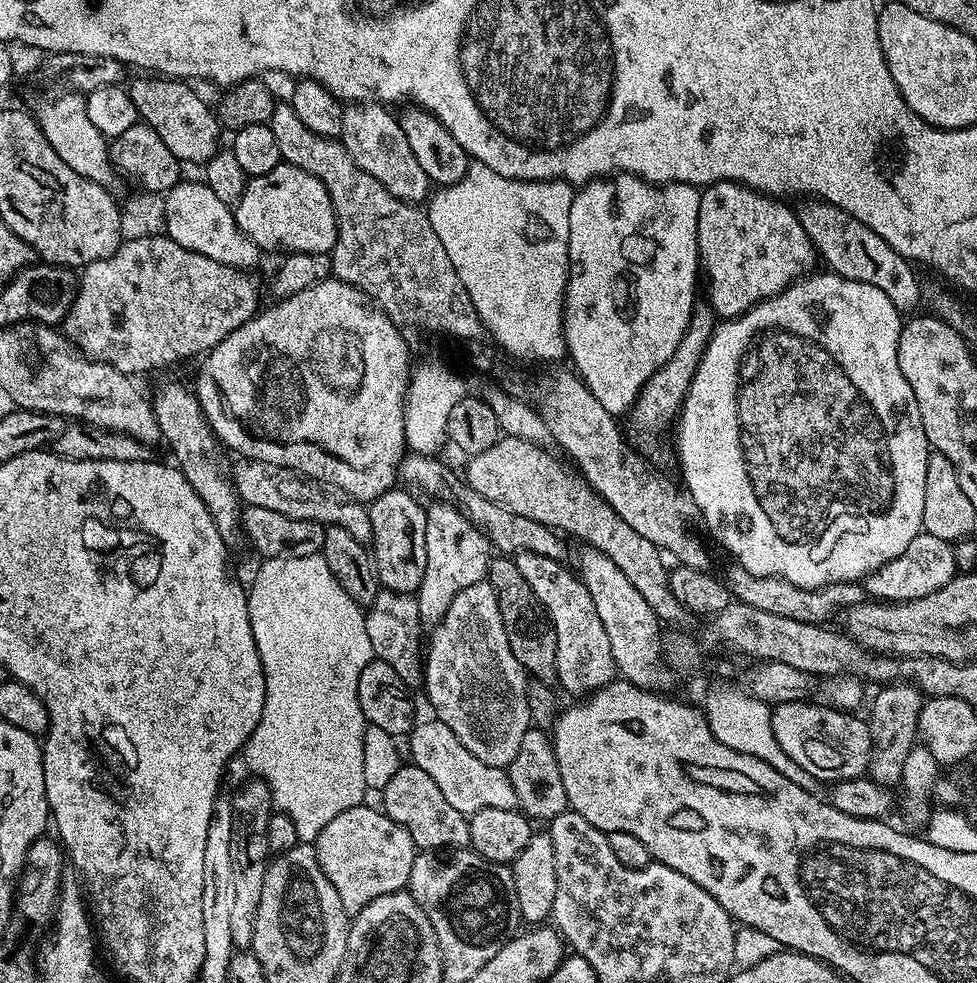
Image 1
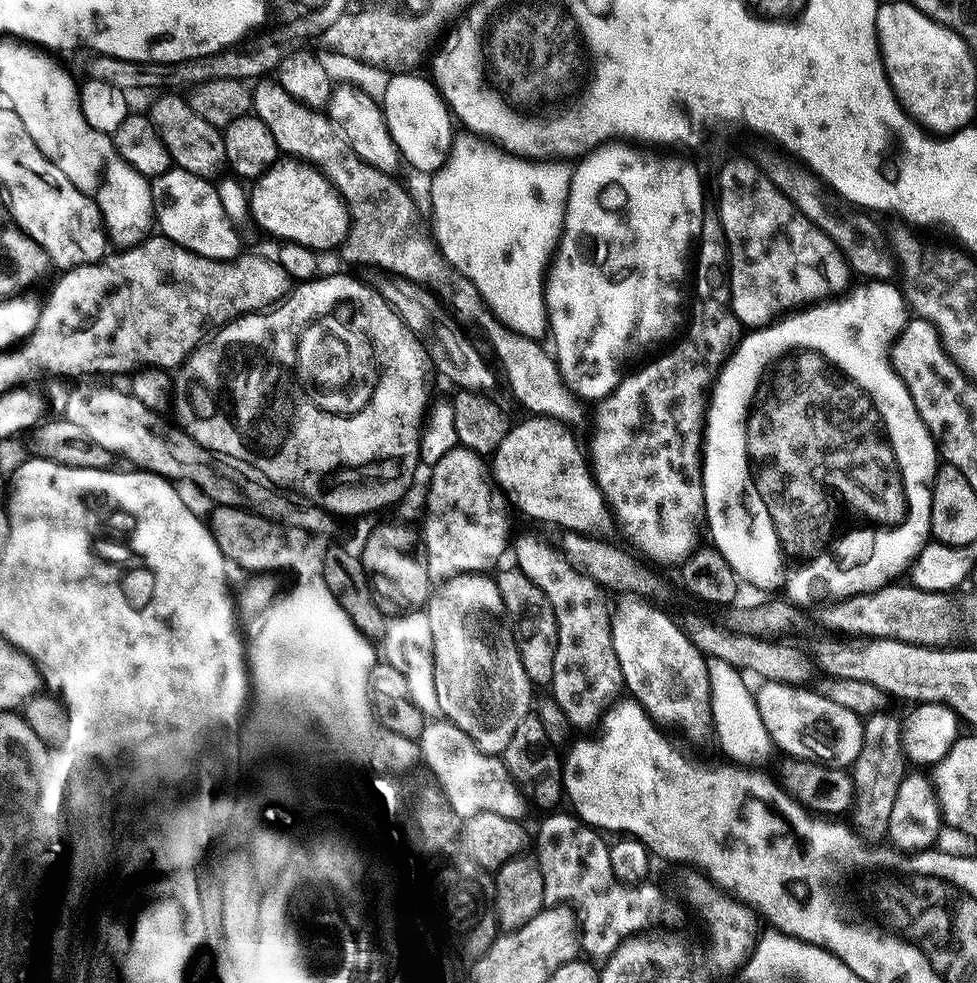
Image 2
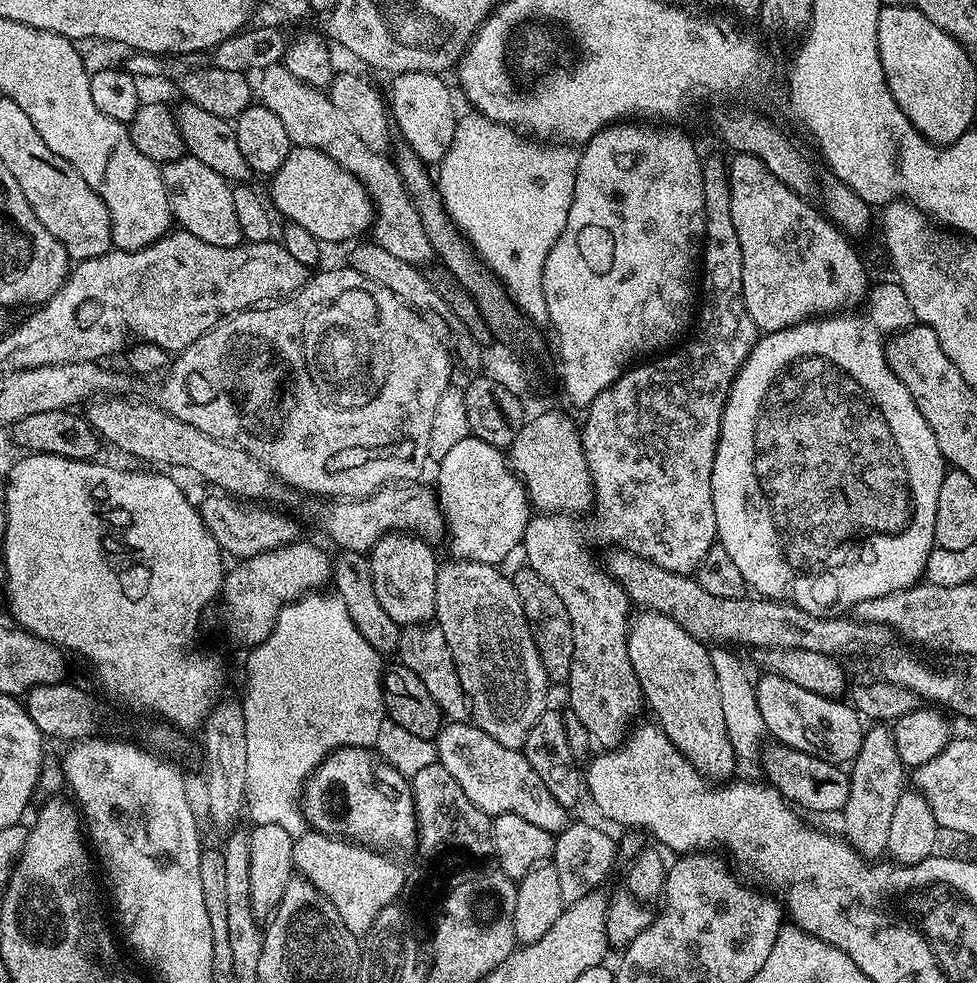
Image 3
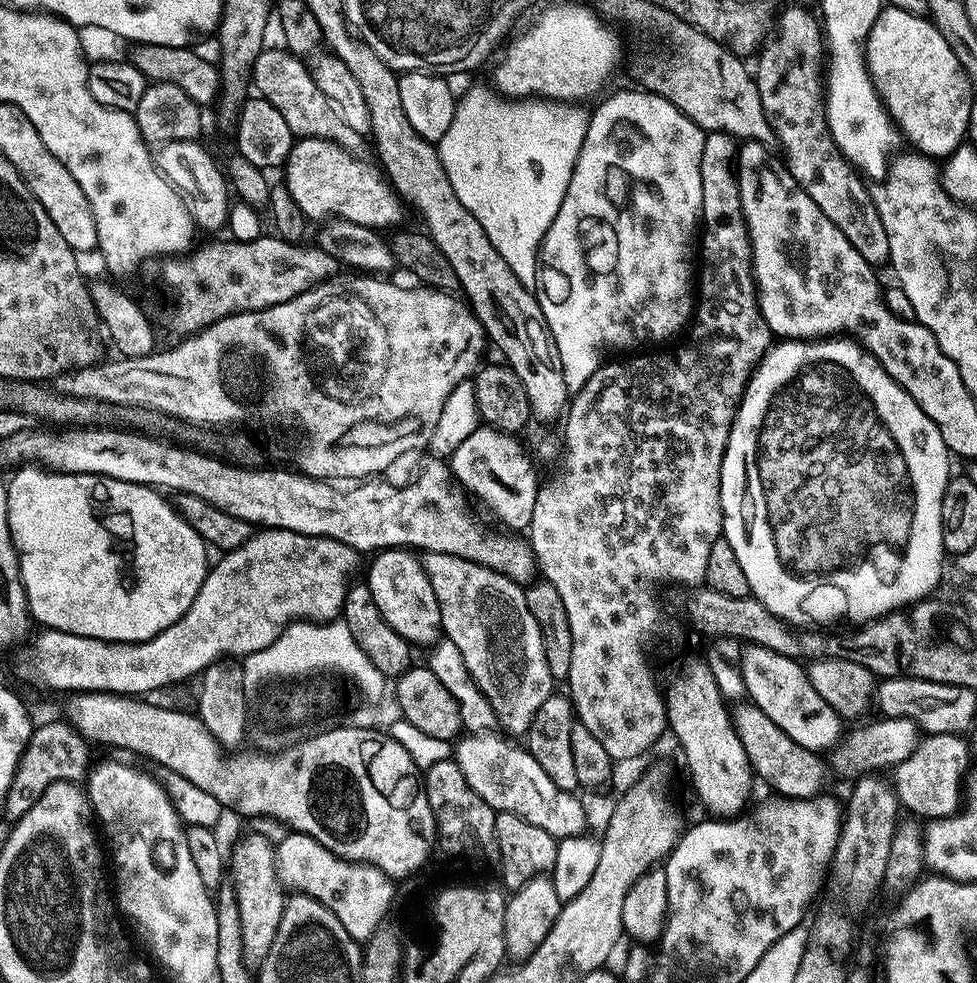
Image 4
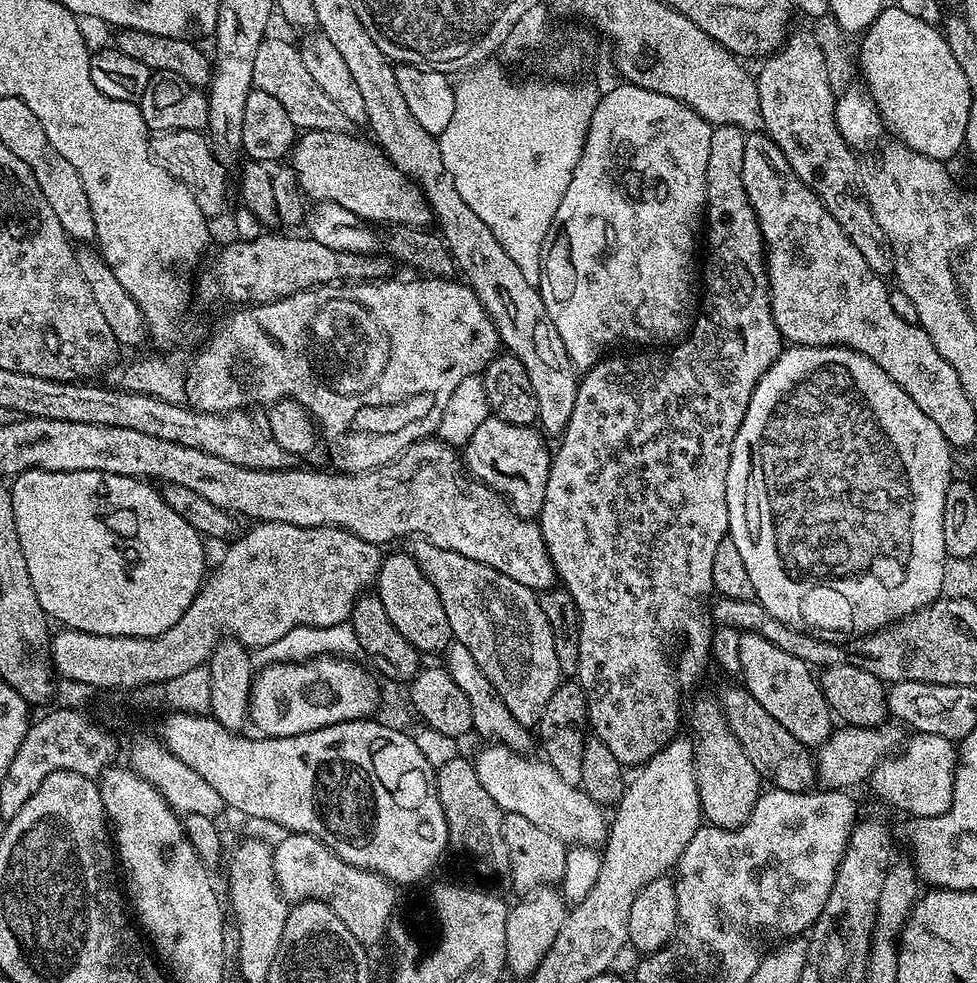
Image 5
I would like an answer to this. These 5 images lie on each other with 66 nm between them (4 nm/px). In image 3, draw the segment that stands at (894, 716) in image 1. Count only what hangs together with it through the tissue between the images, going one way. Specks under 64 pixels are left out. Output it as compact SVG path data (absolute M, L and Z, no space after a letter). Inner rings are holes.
M873 723L865 731L860 753L851 761L848 798L842 813L843 839L865 858L880 858L887 853L890 821L894 818L894 809L898 807L898 798L906 791L904 772L906 773L906 766L898 754L895 731L887 723Z

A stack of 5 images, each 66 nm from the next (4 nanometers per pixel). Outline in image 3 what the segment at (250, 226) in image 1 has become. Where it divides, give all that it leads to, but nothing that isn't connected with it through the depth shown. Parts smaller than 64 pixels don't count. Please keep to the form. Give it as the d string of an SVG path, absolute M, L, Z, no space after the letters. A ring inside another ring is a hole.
M293 147L284 165L271 177L272 204L285 216L288 222L296 224L316 241L325 245L336 244L339 240L348 240L352 232L360 232L364 228L364 220L371 221L374 216L374 205L363 184L348 172L336 165L324 152L316 148Z

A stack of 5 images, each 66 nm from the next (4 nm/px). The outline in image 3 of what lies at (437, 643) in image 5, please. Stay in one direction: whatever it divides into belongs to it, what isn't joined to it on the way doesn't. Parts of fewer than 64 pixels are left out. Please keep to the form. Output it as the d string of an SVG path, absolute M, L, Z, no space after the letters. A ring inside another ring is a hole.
M389 530L380 537L380 541L370 549L368 565L372 571L374 594L378 594L378 602L382 602L382 610L390 614L390 618L398 626L424 626L436 615L436 574L438 563L427 539L403 530Z

